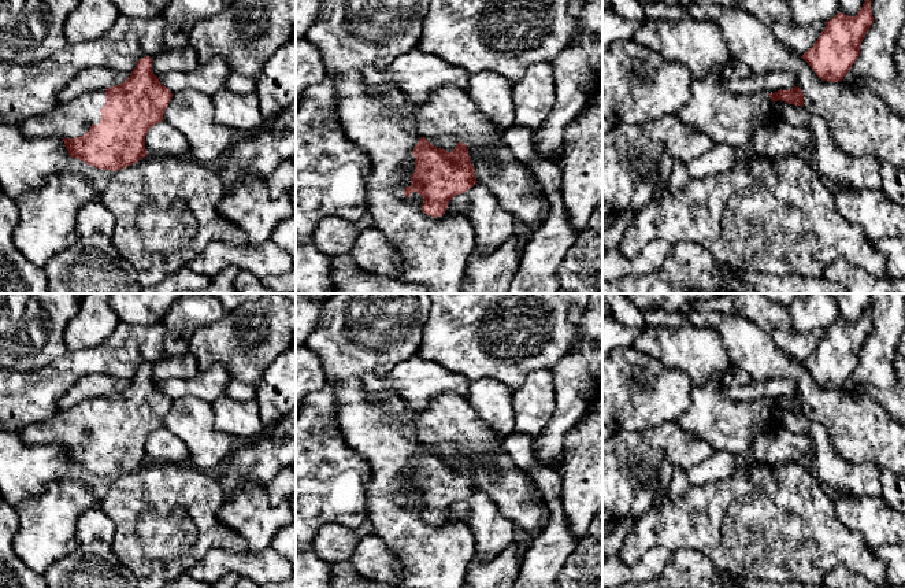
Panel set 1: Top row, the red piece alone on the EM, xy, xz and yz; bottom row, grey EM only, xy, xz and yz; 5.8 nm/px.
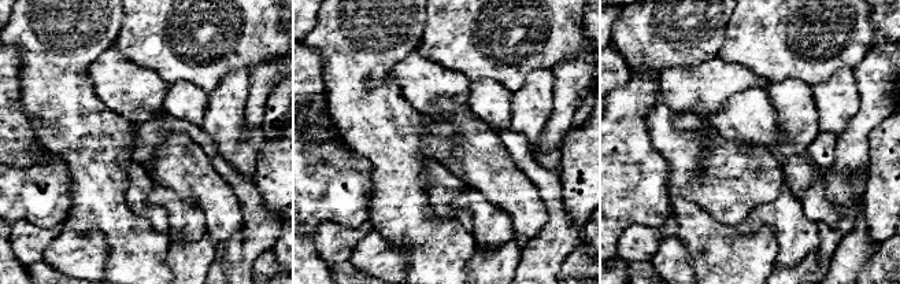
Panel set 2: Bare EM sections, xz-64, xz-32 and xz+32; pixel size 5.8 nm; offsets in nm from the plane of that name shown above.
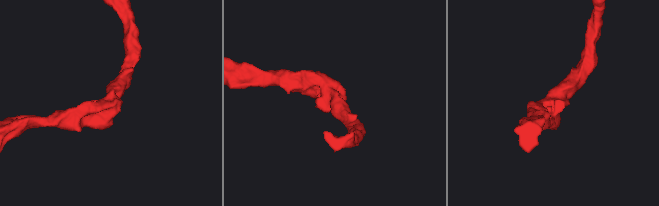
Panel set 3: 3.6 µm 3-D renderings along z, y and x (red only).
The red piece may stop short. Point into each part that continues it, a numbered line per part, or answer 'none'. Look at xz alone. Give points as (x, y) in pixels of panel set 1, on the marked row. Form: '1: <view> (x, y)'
none

